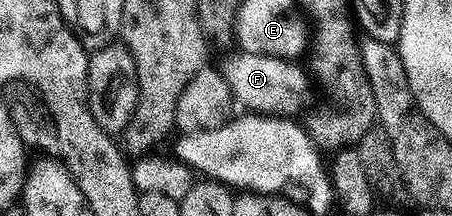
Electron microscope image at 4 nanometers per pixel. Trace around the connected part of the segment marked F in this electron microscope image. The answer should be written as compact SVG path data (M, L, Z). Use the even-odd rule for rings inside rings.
M236 51L229 53L219 62L222 75L233 92L233 100L238 106L246 105L246 110L258 115L296 118L296 113L304 114L310 108L309 100L313 97L314 82L310 74L300 64L284 61L282 57L259 55ZM305 109L305 110L304 110Z

